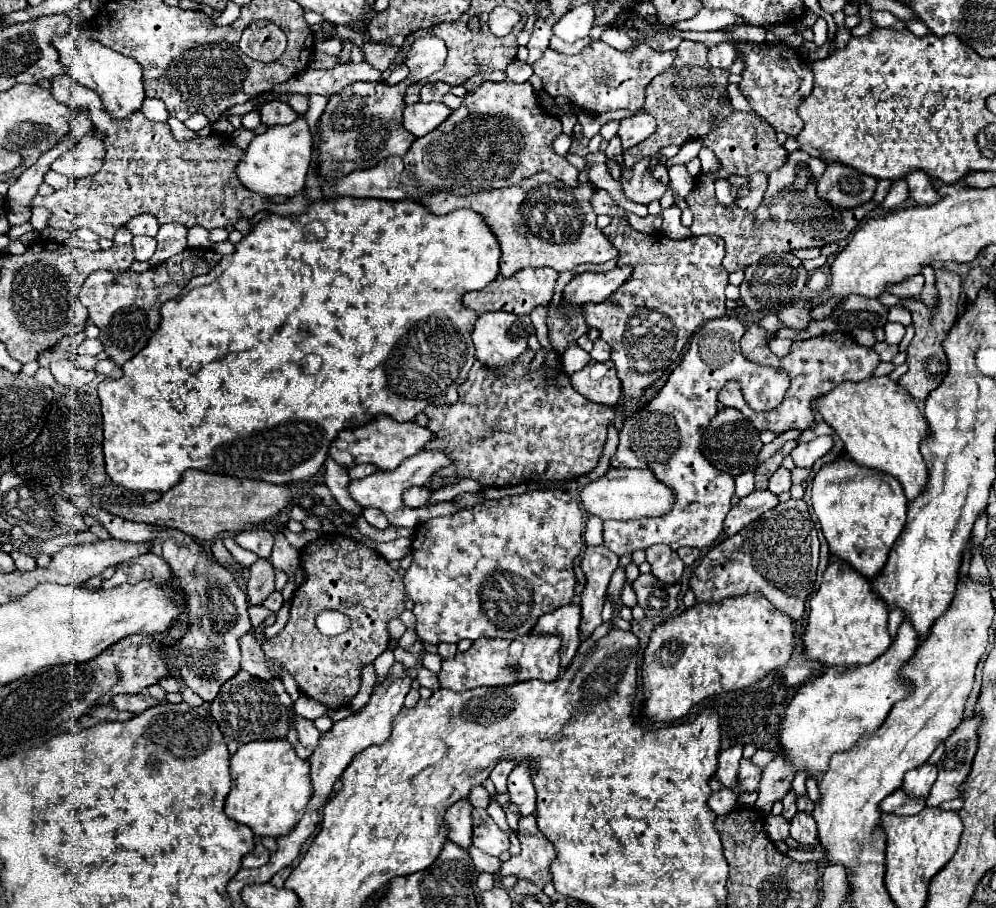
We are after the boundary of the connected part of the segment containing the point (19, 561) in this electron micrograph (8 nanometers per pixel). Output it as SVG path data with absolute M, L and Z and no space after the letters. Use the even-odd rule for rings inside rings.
M14 549L12 553L10 553L10 557L14 559L14 563L16 563L16 567L18 567L18 571L30 571L30 569L34 569L34 557L30 557L28 553L22 553L22 551L18 551L18 549Z

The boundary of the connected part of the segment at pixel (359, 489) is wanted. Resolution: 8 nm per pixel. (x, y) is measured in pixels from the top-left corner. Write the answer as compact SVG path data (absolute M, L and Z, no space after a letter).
M420 451L414 457L410 457L408 461L404 461L394 471L376 471L376 473L360 479L360 481L350 481L348 491L350 491L350 497L360 507L376 507L376 509L380 509L386 515L390 527L398 527L398 529L400 527L410 527L412 529L412 527L418 527L418 525L422 525L424 521L428 521L430 517L436 517L436 515L420 515L420 509L406 507L404 501L402 501L402 493L412 485L424 485L426 481L430 481L430 477L438 469L442 469L446 465L450 465L448 455L444 455L440 451Z

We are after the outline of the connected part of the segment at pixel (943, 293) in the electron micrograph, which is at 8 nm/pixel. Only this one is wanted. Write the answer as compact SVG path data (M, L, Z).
M940 269L936 271L936 287L938 287L938 293L940 293L940 303L938 307L934 309L928 309L924 303L920 301L914 301L914 299L906 299L902 305L906 309L910 309L912 313L912 325L916 329L916 335L912 339L912 345L908 345L908 373L900 377L900 385L918 401L924 401L946 377L948 373L948 359L946 359L946 353L942 349L942 341L946 339L948 331L952 329L952 325L956 323L958 319L958 303L960 303L960 277L952 271L946 271L946 269Z

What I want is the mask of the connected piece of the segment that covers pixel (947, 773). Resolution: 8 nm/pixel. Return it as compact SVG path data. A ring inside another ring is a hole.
M978 715L962 721L962 725L946 741L944 751L946 757L942 757L936 765L938 779L932 785L930 797L926 799L926 807L938 807L940 803L956 799L960 795L958 787L968 777L978 747L978 733L976 733L978 723L980 723Z

